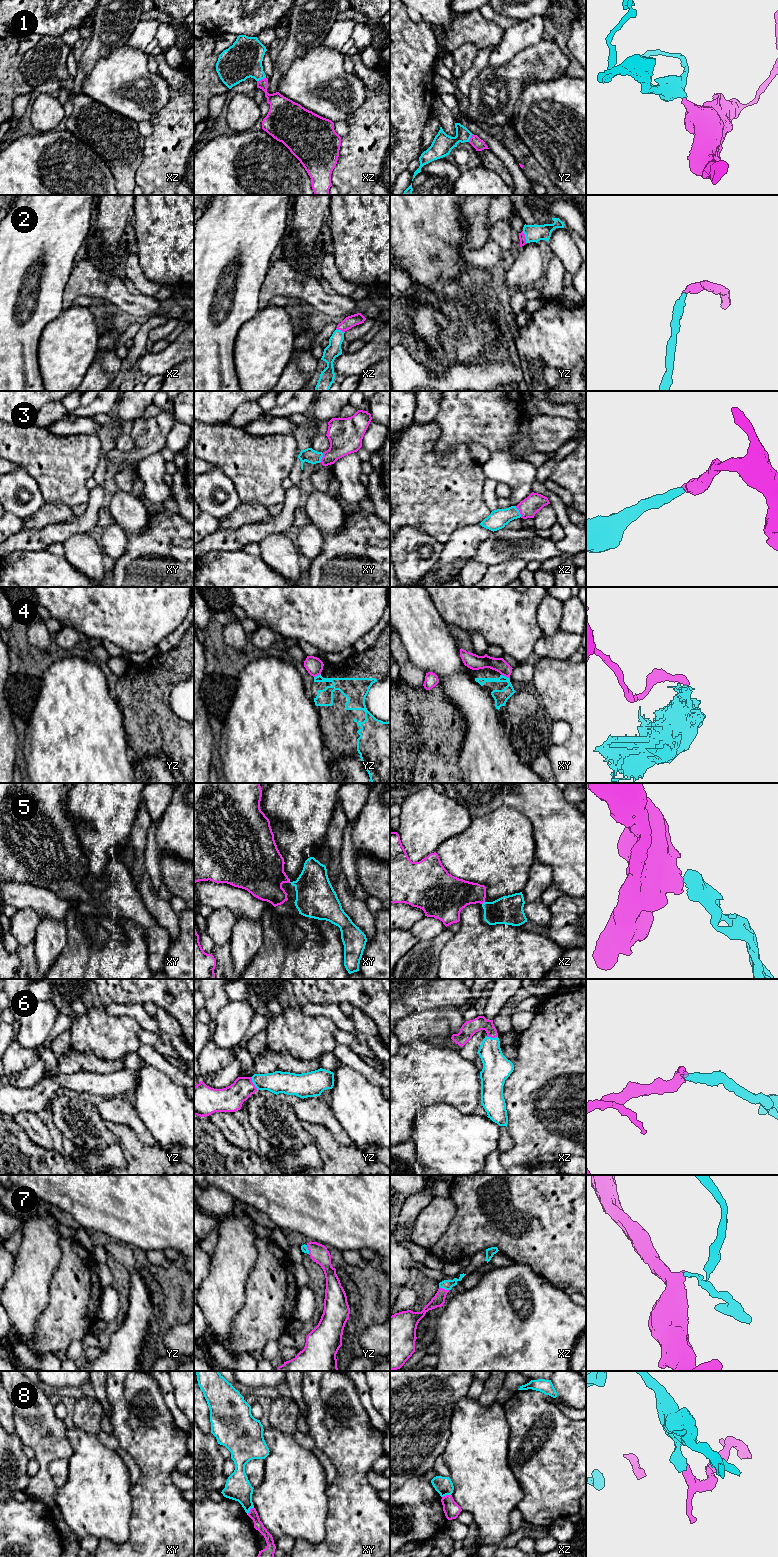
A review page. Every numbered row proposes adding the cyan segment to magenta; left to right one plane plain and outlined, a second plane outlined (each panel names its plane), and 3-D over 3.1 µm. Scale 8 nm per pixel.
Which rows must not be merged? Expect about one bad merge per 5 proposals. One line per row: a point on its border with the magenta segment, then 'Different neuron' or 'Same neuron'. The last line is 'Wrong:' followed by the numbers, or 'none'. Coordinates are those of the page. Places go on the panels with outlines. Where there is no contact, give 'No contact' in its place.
1: Touches magenta at xz (261, 79). Same neuron
2: Touches magenta at yz (524, 237). Same neuron
3: Touches magenta at xz (519, 511). Same neuron
4: Touches magenta at xy (505, 676). Different neuron
5: Touches magenta at xz (483, 902). Same neuron
6: Touches magenta at yz (252, 1083). Same neuron
7: Touches magenta at xz (444, 1289). Same neuron
8: Touches magenta at xy (250, 1510). Different neuron
Wrong: 4, 8

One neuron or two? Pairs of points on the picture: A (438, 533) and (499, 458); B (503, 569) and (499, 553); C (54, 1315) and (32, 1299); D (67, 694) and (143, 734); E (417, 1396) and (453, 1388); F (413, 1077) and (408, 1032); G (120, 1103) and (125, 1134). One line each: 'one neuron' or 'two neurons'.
A: two neurons
B: two neurons
C: two neurons
D: two neurons
E: one neuron
F: two neurons
G: two neurons

